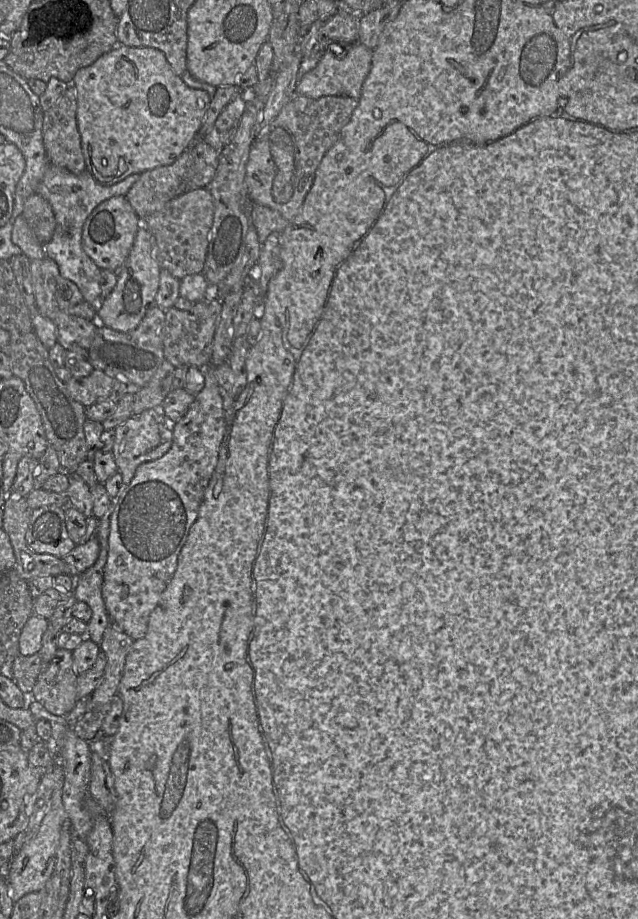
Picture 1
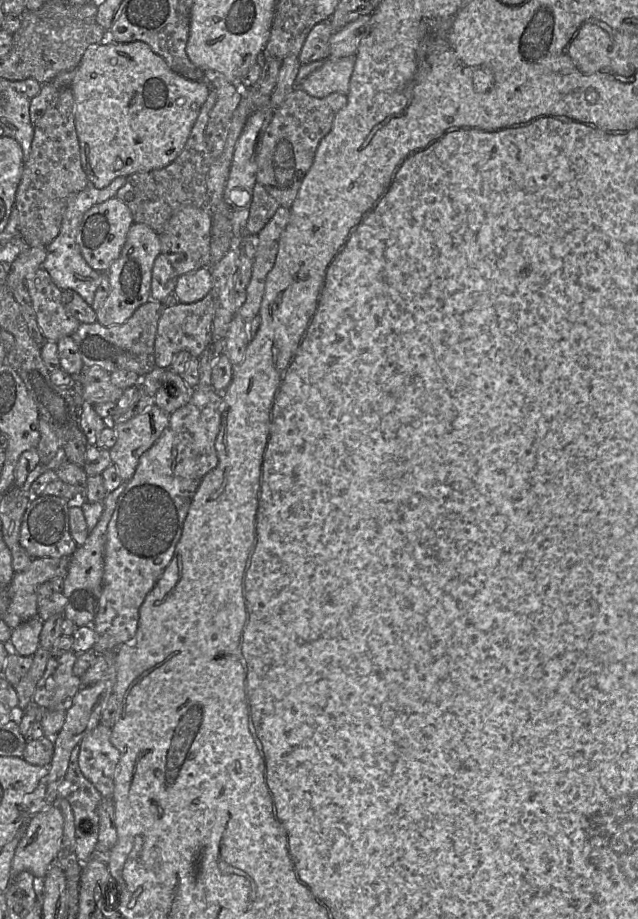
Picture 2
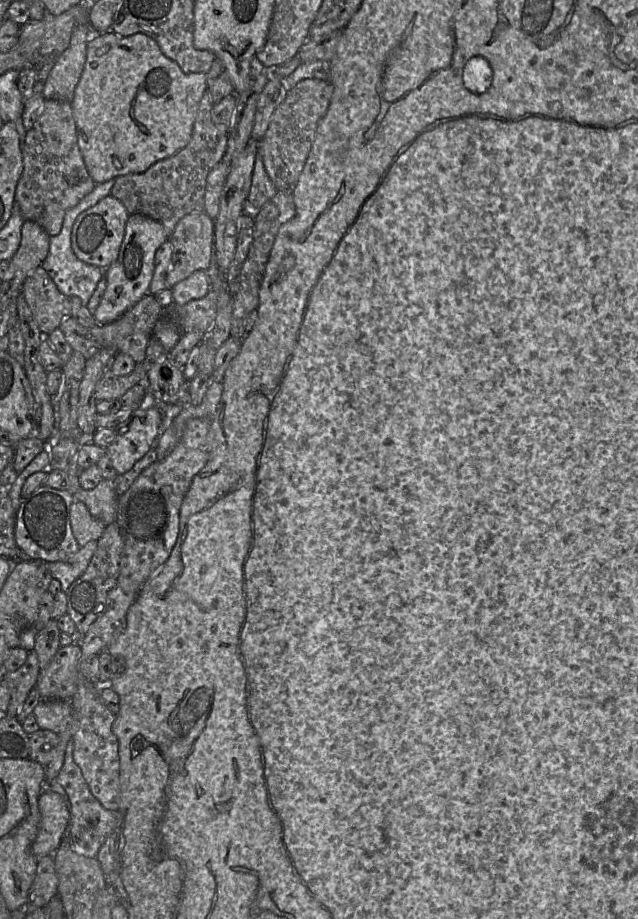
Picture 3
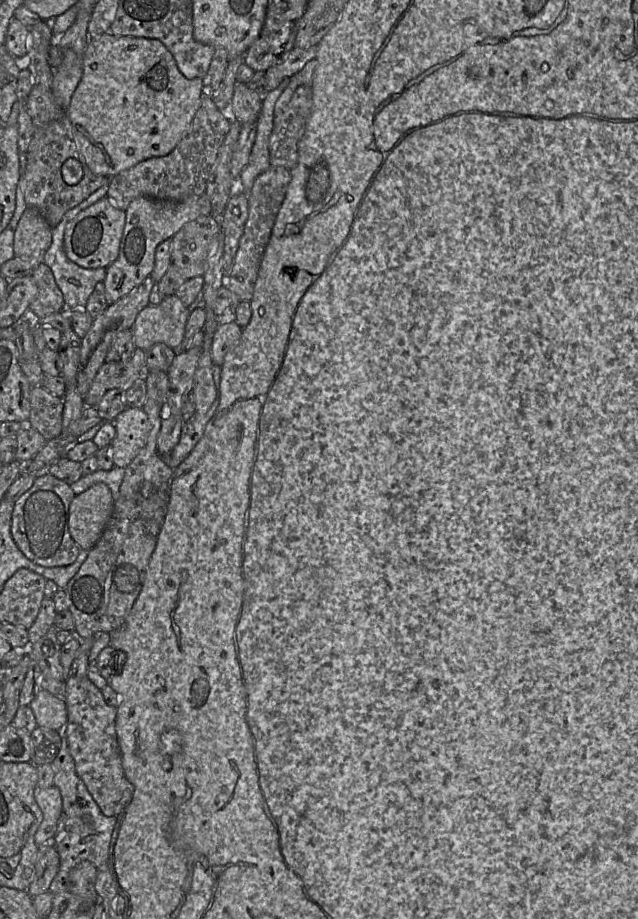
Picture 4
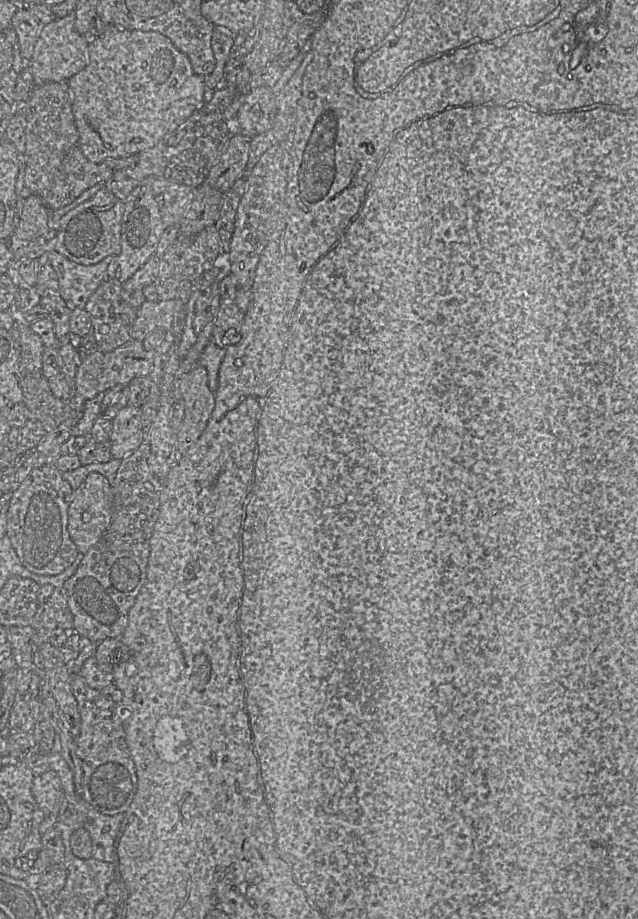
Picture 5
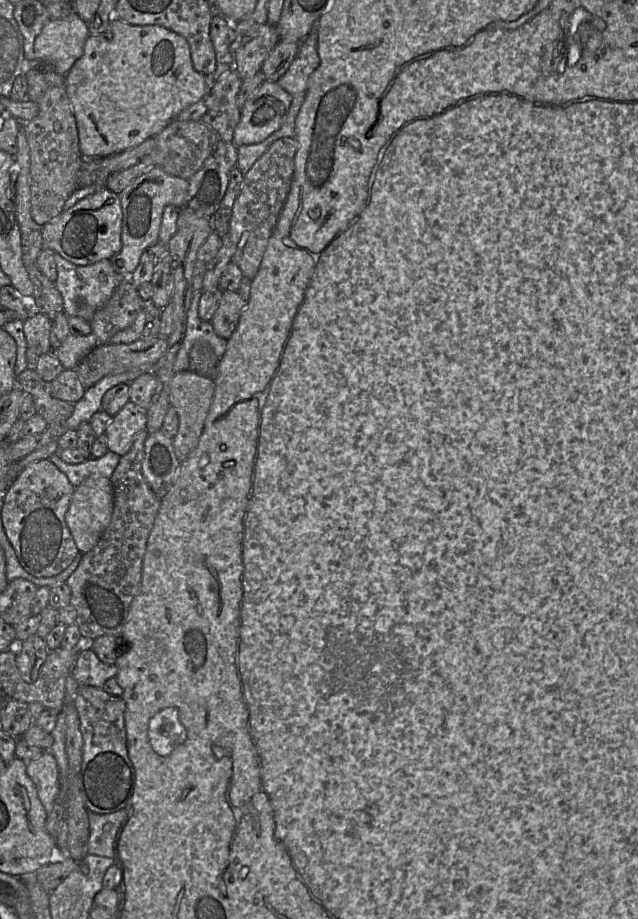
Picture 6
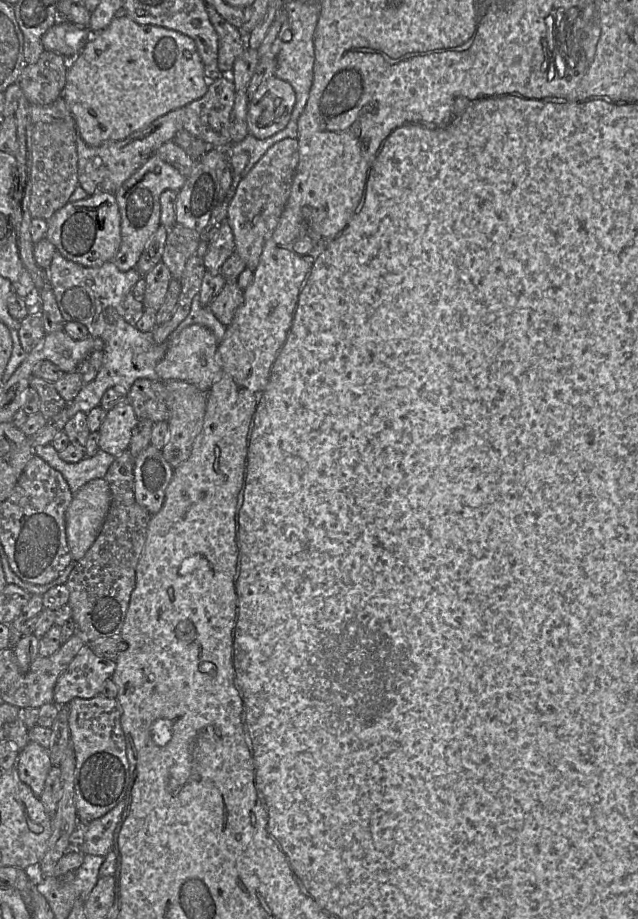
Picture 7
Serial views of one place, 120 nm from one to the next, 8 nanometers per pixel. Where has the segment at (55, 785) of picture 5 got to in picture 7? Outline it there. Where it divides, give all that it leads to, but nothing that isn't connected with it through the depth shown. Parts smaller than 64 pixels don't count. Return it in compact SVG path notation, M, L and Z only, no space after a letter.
M30 741L19 751L15 768L21 781L27 784L37 797L40 797L52 766L49 750Z

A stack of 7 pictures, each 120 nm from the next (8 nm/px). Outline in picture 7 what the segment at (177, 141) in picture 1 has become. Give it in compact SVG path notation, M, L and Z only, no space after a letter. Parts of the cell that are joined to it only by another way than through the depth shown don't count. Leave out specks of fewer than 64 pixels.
M118 14L103 31L92 33L81 52L69 60L61 97L75 119L82 140L98 147L106 142L122 141L170 111L200 99L209 84L192 38L160 26L139 25L124 14Z

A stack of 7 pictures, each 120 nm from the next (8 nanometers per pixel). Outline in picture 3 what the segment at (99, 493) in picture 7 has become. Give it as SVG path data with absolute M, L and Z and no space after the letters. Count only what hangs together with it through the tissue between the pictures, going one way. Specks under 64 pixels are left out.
M74 501L70 507L72 533L80 547L91 541L97 541L106 525L95 519L83 502Z

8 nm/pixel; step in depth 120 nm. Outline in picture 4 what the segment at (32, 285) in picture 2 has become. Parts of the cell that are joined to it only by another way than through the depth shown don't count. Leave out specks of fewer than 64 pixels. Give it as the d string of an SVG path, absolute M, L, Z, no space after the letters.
M42 262L33 271L32 276L36 282L37 294L28 309L38 318L64 311L66 305L63 294L51 269Z

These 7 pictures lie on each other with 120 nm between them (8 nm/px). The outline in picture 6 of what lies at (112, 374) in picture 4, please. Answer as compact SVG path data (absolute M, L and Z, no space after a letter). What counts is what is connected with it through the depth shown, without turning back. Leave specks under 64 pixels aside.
M161 336L138 339L130 344L98 344L80 361L75 370L84 387L88 389L107 375L127 371L146 371L145 373L153 371L155 364L164 355L167 347L168 340Z

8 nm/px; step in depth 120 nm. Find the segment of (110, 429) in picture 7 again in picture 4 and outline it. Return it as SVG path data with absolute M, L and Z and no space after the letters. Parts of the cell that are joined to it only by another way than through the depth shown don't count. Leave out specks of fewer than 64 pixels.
M126 408L113 421L116 434L110 443L113 463L126 468L145 447L150 423L143 408Z

